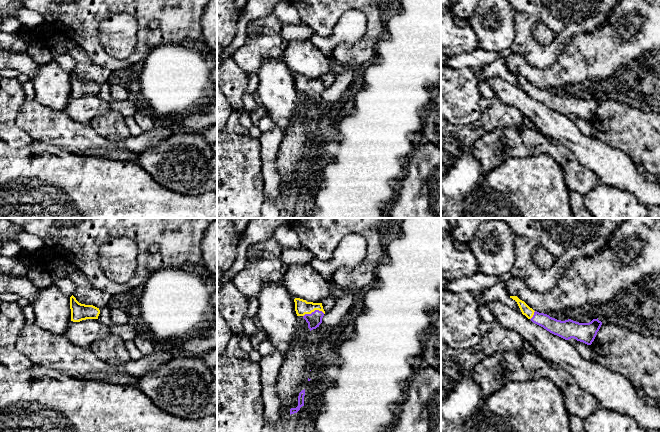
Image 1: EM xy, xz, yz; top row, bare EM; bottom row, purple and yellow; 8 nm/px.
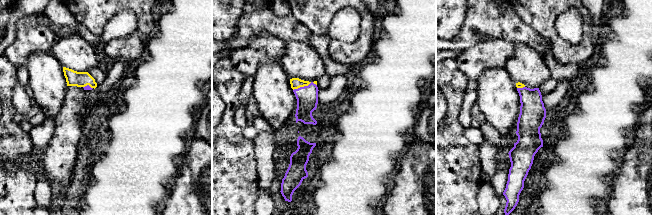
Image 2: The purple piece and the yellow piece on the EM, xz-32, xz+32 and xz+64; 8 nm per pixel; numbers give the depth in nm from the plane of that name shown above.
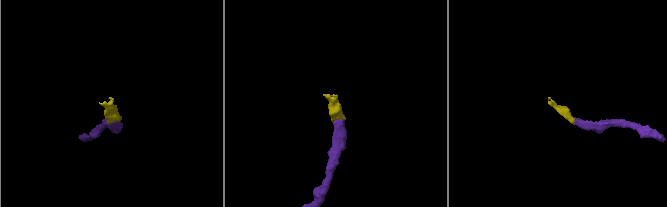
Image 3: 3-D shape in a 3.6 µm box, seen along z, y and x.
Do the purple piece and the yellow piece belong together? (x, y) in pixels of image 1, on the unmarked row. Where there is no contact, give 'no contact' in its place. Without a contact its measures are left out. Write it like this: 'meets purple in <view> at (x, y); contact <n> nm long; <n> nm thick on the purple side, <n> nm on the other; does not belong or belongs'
meets purple in xz at (314, 87); contact 180 nm long; 120 nm thick on the purple side, 120 nm on the other; belongs

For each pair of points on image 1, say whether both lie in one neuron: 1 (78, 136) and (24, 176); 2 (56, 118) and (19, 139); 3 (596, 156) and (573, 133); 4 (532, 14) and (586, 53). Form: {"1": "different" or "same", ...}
{"1": "different", "2": "different", "3": "same", "4": "different"}

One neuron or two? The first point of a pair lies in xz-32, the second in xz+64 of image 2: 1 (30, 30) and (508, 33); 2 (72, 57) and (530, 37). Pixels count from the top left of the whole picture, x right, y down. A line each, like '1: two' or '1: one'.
1: two
2: two

